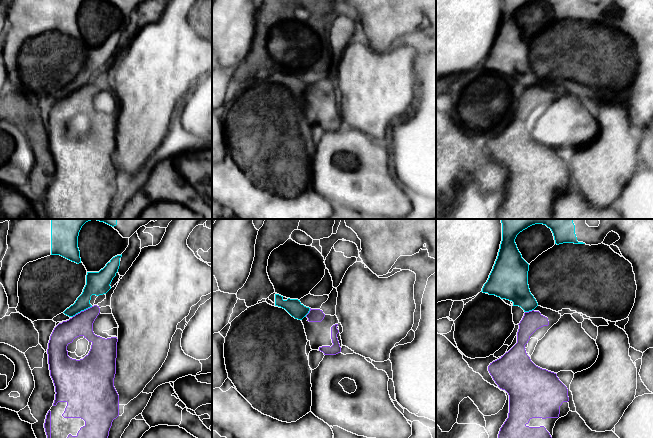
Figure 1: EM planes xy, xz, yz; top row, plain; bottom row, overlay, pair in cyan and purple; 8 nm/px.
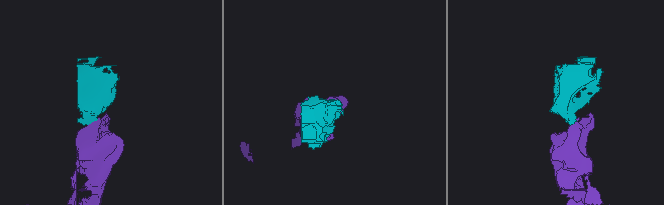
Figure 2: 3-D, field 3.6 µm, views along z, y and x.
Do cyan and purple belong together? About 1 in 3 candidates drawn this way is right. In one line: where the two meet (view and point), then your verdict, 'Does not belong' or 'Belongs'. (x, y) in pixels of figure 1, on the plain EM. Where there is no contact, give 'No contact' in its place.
Touches cyan at xy (82, 86). Does not belong

